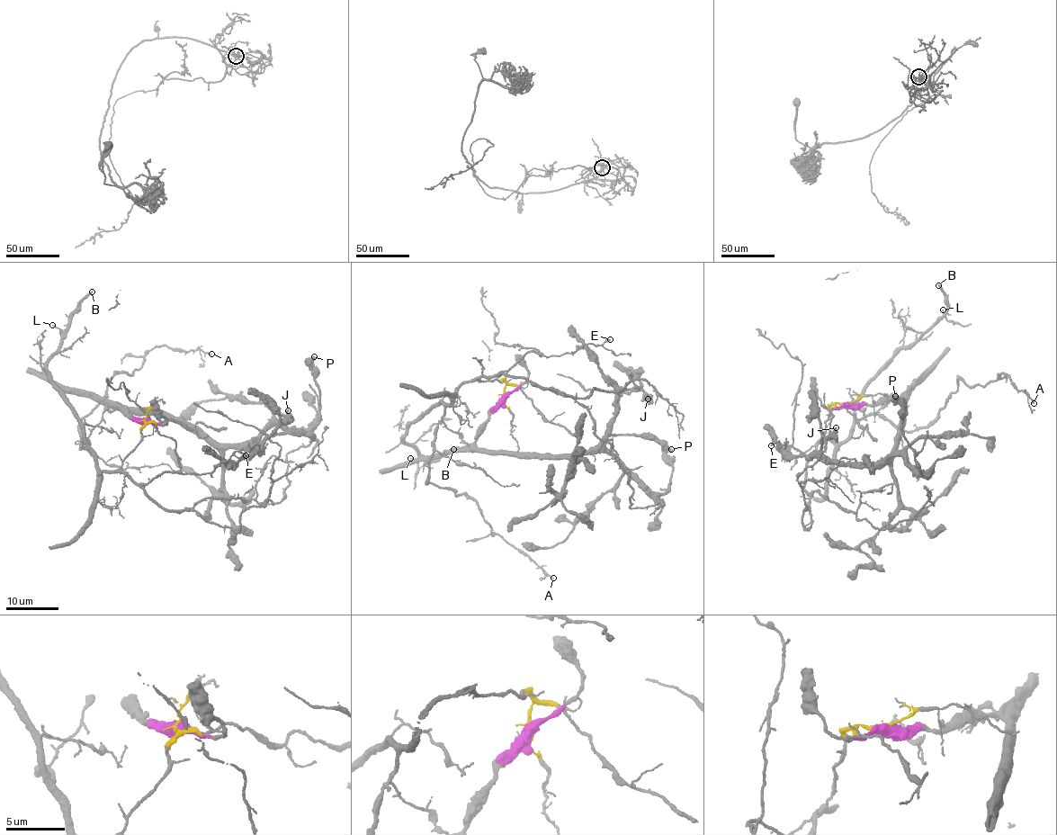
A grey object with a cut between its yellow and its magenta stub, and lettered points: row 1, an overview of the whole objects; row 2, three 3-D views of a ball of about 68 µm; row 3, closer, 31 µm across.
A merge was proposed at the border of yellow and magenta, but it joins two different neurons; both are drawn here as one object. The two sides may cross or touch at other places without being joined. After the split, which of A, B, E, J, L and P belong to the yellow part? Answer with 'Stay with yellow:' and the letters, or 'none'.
Stay with yellow: A, B, E, L

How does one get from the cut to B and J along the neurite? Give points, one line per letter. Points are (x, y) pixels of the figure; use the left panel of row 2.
B: (144, 419), (137, 446), (118, 470), (101, 473), (83, 426), (50, 380), (48, 360), (76, 304), (92, 291)
J: (144, 419), (133, 419), (121, 408), (183, 419), (219, 444), (246, 447), (255, 453), (279, 427), (288, 409)

